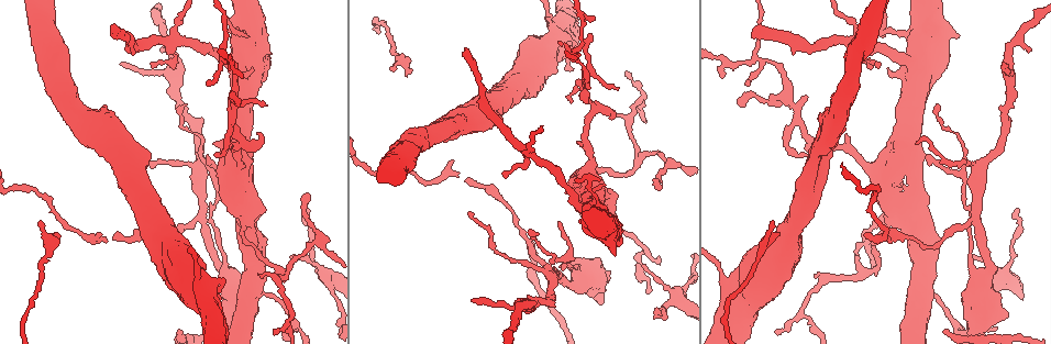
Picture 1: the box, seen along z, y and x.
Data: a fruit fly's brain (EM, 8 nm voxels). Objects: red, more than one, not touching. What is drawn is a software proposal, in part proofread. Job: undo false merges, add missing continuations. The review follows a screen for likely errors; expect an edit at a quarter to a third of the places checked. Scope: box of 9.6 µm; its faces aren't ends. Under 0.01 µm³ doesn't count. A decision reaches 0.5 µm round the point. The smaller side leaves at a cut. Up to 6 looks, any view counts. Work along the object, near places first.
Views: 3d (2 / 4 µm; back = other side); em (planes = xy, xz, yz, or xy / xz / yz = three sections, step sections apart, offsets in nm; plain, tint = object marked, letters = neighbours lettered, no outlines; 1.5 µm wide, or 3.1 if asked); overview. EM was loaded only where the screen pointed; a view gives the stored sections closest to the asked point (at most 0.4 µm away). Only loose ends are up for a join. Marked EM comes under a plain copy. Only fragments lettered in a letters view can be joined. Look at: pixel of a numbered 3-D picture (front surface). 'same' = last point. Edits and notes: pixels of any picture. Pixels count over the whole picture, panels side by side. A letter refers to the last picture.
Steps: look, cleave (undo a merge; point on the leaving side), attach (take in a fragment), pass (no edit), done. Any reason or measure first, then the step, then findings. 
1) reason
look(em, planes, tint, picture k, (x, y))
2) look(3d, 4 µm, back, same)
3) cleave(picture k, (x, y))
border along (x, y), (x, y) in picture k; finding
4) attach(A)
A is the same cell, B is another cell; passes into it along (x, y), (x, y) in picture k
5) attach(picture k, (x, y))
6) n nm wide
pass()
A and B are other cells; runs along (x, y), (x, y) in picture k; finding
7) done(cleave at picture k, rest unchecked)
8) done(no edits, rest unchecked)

an open end
look(em, planes, letters, picture 1, (887, 67))

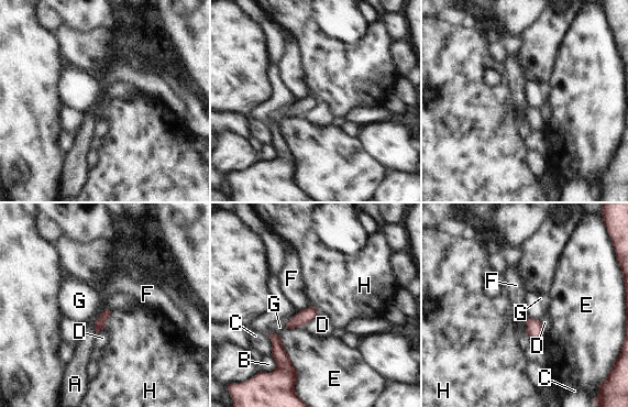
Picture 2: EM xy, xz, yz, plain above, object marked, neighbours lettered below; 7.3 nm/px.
pass()
A, B, C, D, E, F, G and H are other cells; border along (100, 315), (95, 322), (96, 333) in picture 2; no lettered fragment goes on from it

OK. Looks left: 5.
tapers out
look(3d, 4 µm, back, picture 1, (815, 274))

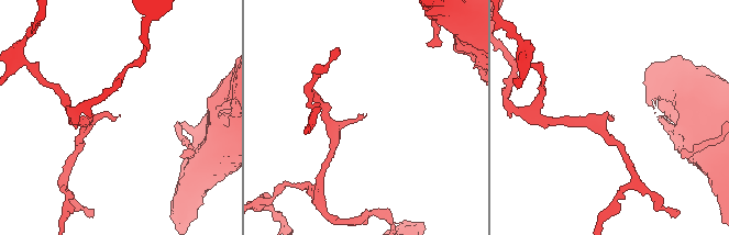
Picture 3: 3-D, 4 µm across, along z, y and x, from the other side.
look(em, planes, letters, picture 3, (365, 116))

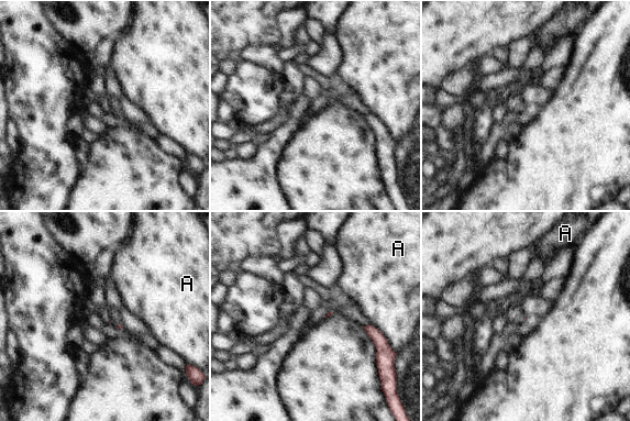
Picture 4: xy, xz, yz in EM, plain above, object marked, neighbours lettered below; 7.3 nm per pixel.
pass()
A is another cell; border along (371, 323), (387, 340) in picture 4; no lettered fragment goes on from it

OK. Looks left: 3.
thick end
look(3d, 2 µm, picture 1, (577, 45))

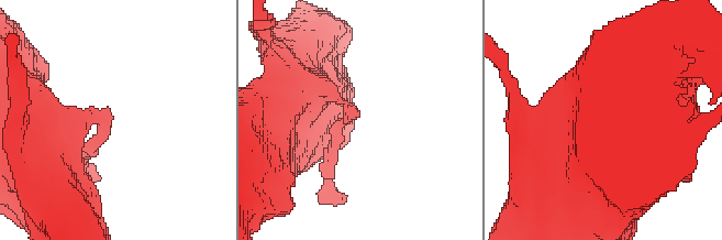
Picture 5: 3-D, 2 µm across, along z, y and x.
need the tissue
look(em, yz, step 8, tint, picture 5, (354, 116))

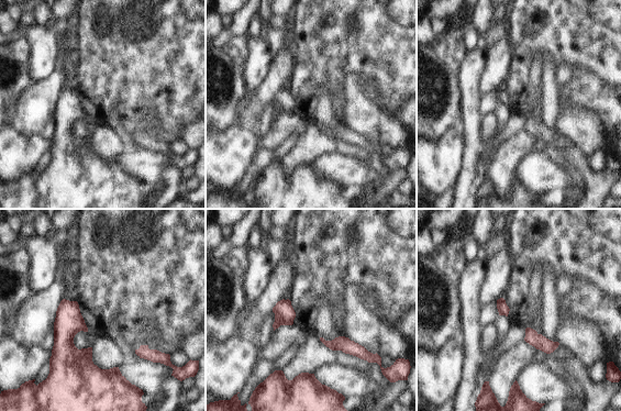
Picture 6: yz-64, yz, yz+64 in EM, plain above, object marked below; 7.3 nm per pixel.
look(em, planes, letters, same)

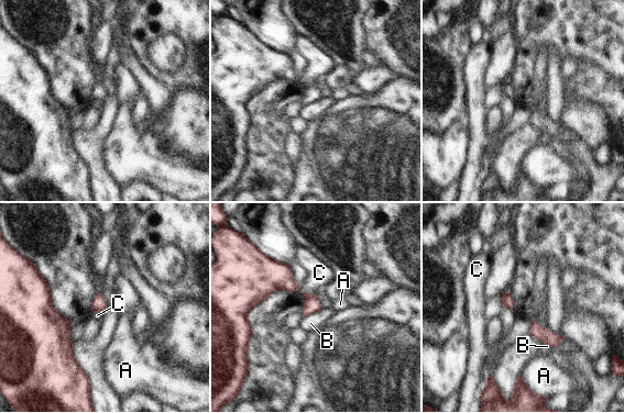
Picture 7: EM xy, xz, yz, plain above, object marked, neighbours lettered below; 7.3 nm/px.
pass()
A, B and C are other cells; border along (321, 309), (305, 316) in picture 7; none of them fits

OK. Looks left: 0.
done(no edits, rest unchecked)

